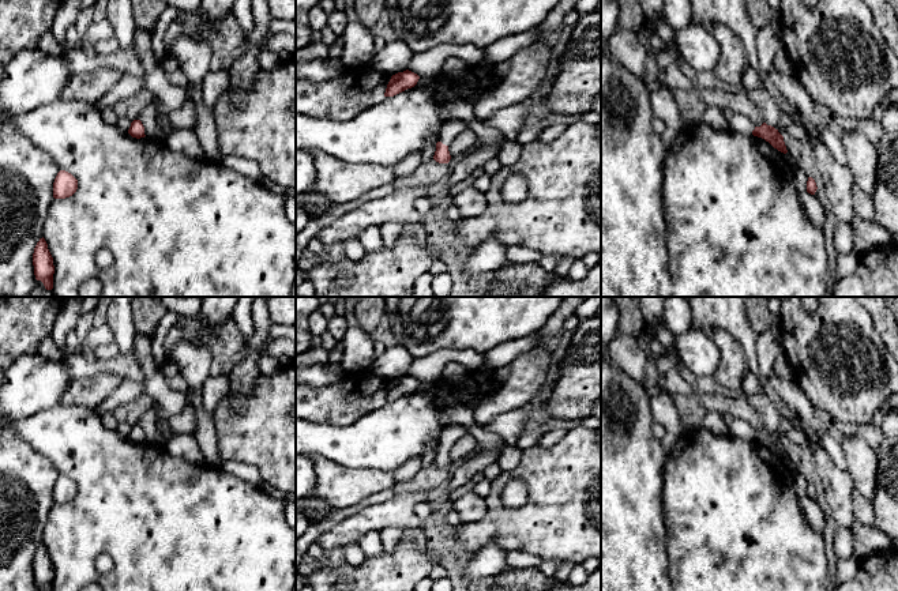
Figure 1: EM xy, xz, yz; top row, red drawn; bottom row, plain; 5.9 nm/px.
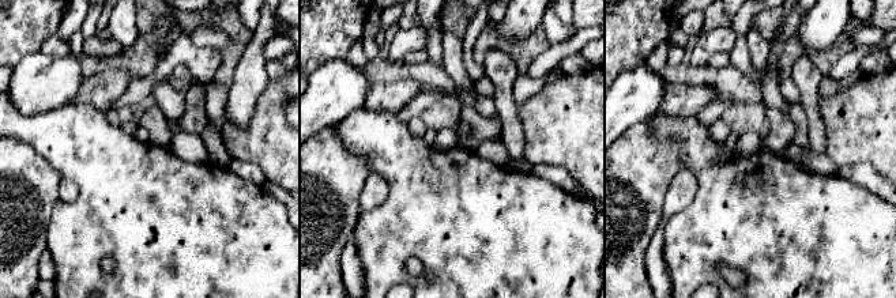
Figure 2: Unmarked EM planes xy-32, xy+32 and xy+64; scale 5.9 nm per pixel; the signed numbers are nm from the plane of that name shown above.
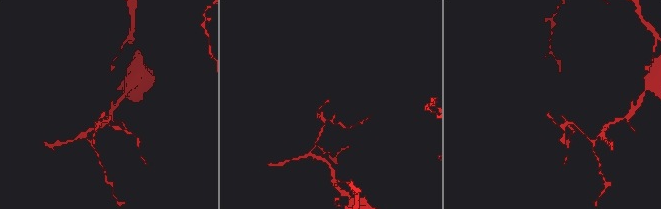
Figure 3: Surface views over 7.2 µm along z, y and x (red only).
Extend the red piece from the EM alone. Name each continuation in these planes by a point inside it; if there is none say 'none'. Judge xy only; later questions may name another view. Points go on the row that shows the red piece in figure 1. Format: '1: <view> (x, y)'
none

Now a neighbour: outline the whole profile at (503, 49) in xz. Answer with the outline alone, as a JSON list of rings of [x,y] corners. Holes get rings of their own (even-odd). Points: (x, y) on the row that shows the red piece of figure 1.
[[[527,30],[521,34],[514,34],[496,41],[484,49],[485,57],[493,65],[510,60],[519,49],[531,46],[534,44],[534,30]]]

